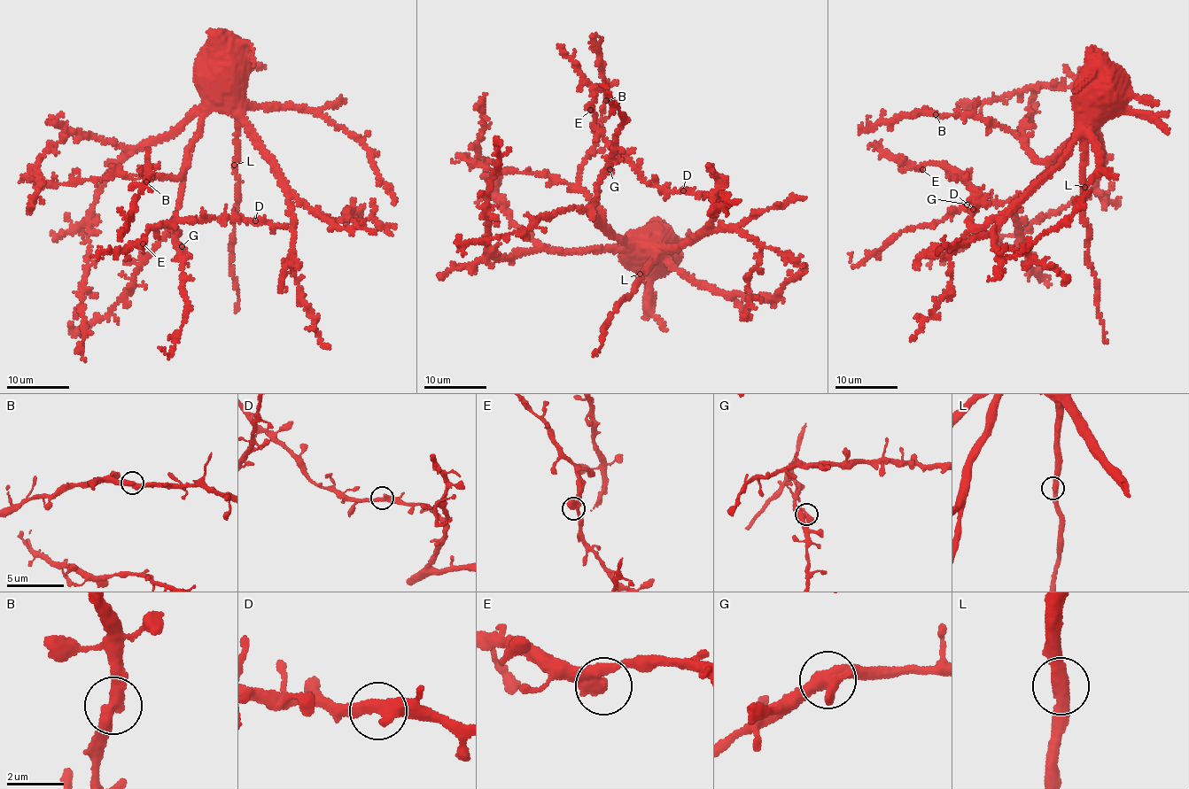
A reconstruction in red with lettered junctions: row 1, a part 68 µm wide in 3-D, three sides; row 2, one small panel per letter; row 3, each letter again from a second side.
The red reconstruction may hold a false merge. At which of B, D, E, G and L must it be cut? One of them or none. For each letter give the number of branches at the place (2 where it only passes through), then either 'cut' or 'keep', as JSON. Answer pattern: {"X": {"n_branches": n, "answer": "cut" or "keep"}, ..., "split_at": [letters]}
{"B": {"n_branches": 2, "answer": "keep"}, "D": {"n_branches": 2, "answer": "keep"}, "E": {"n_branches": 2, "answer": "keep"}, "G": {"n_branches": 2, "answer": "keep"}, "L": {"n_branches": 2, "answer": "keep"}, "split_at": []}

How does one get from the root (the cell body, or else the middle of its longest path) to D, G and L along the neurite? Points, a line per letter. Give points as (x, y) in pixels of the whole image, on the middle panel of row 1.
D: (653, 249), (672, 251), (707, 227), (712, 213), (717, 211), (717, 204), (703, 193), (683, 190)
G: (653, 249), (625, 243), (612, 237), (594, 217), (591, 208), (598, 193), (598, 182), (610, 169)
L: (653, 249), (654, 257), (640, 274)

